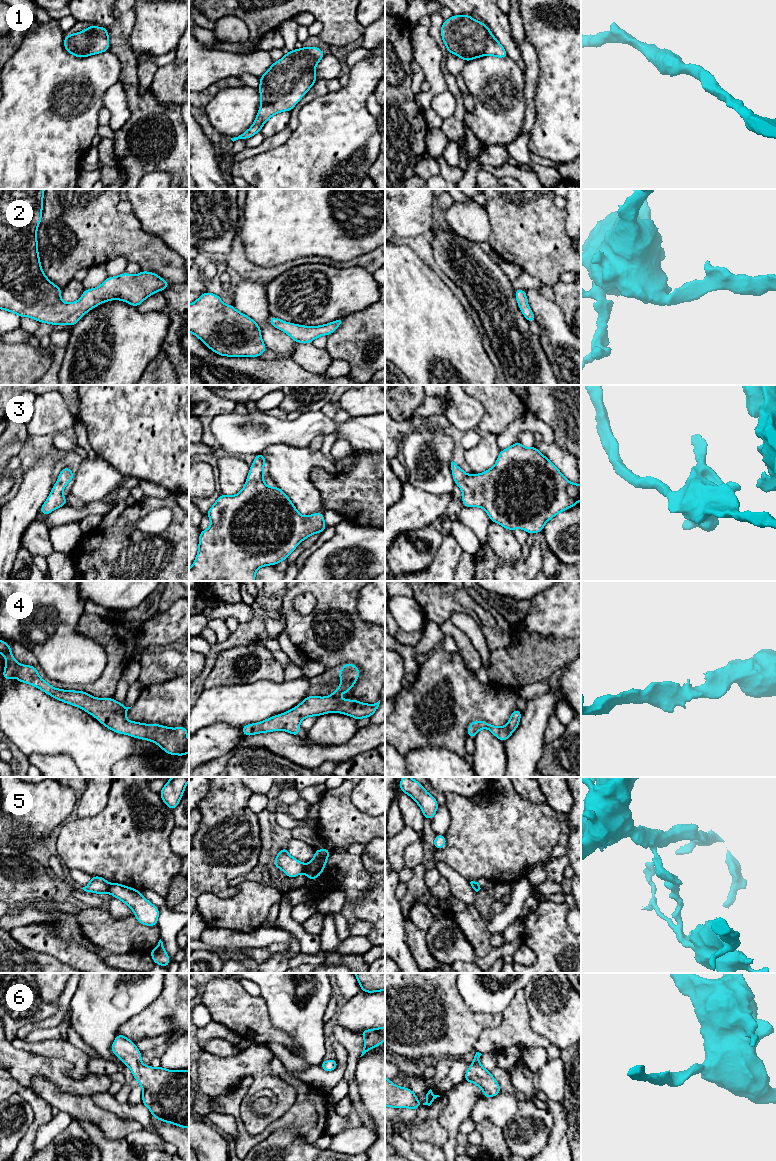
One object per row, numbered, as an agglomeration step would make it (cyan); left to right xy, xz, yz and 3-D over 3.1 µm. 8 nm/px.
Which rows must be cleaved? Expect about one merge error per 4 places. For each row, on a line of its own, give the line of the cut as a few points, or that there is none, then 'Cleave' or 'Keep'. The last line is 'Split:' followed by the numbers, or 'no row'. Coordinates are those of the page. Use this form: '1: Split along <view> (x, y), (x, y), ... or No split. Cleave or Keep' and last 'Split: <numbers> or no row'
1: No split. Keep
2: No split. Keep
3: No split. Keep
4: No split. Keep
5: Split along xy (109, 884), (107, 891). Cleave
6: No split. Keep
Split: 5

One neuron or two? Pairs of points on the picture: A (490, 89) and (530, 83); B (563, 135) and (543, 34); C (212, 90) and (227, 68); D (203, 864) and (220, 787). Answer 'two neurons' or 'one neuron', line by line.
A: two neurons
B: one neuron
C: two neurons
D: one neuron

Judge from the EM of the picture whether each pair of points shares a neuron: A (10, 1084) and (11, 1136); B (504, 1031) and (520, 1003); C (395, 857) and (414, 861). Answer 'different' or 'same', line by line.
A: different
B: same
C: different

